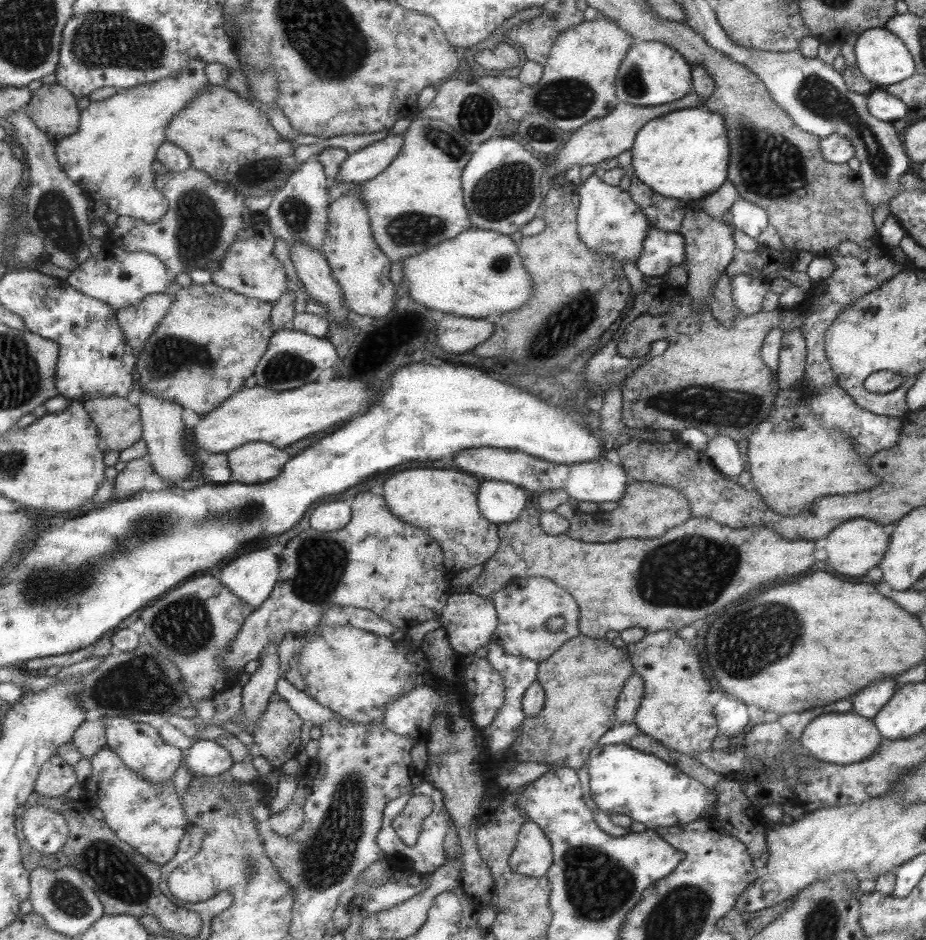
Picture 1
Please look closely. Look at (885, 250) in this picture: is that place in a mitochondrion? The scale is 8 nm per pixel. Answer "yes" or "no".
no

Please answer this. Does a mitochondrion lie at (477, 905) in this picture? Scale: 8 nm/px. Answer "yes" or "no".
no

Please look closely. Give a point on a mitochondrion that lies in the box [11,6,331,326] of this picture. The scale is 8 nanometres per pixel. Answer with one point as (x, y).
(103, 39)

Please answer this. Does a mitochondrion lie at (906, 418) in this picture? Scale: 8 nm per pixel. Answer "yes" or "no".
no

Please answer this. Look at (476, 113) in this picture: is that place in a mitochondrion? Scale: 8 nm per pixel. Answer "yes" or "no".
yes

